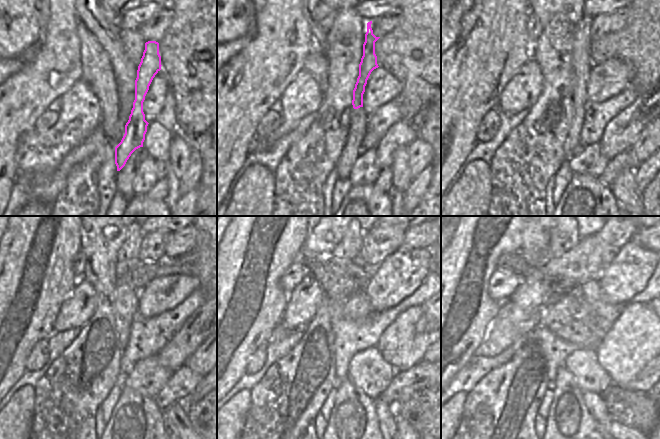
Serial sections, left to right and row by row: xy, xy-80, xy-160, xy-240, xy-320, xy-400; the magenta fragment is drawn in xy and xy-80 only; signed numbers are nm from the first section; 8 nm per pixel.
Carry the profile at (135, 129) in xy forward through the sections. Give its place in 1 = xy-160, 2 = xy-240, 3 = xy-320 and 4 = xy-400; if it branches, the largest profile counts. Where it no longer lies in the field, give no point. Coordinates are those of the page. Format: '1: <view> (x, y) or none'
1: xy-160 (600, 26)
2: xy-240 (152, 248)
3: xy-320 (379, 243)
4: xy-400 (616, 236)

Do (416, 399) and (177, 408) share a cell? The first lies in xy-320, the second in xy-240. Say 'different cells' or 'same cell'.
different cells

